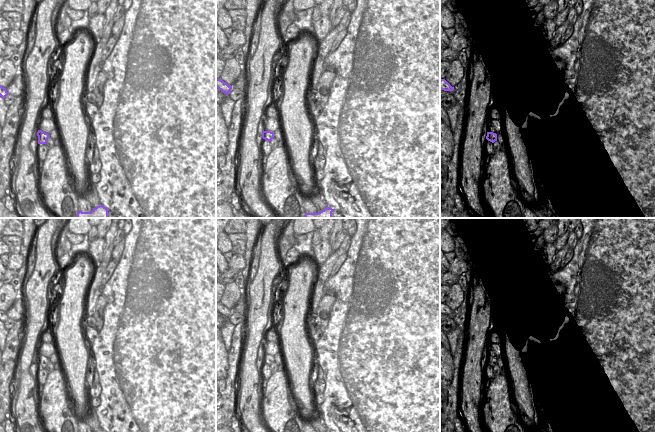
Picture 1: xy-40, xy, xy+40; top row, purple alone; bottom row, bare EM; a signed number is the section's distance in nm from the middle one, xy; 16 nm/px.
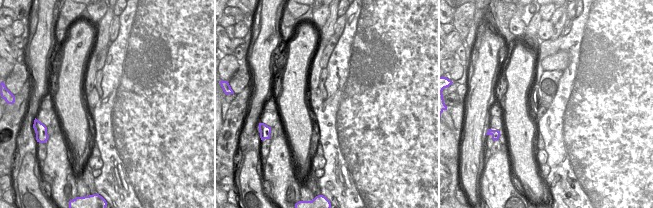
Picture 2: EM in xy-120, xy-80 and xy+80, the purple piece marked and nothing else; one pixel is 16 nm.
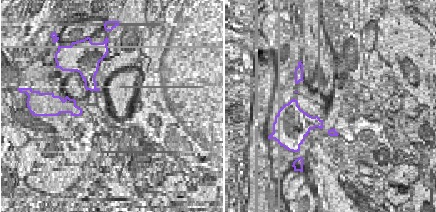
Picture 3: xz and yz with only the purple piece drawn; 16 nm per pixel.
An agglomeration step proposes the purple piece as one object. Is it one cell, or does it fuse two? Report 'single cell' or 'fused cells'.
single cell

